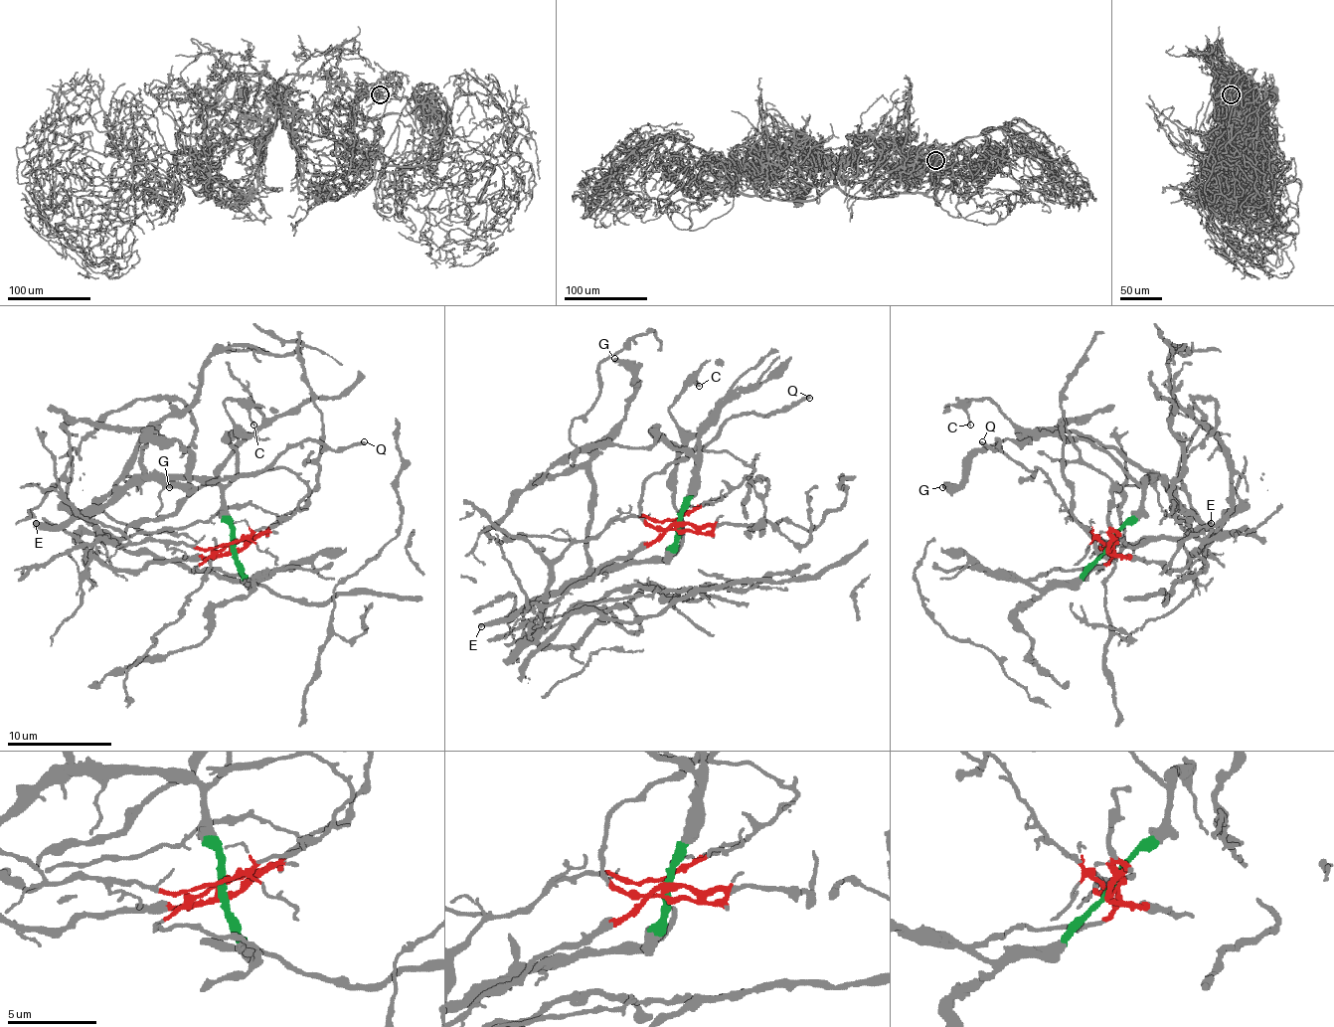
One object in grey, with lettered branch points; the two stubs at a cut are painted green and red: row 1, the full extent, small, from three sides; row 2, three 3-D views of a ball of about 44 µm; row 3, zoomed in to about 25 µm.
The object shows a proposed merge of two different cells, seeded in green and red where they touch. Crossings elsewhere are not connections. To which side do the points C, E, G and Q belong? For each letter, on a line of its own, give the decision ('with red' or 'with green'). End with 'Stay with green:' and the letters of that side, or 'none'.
C: with green
E: with green
G: with green
Q: with red
Stay with green: C, E, G

